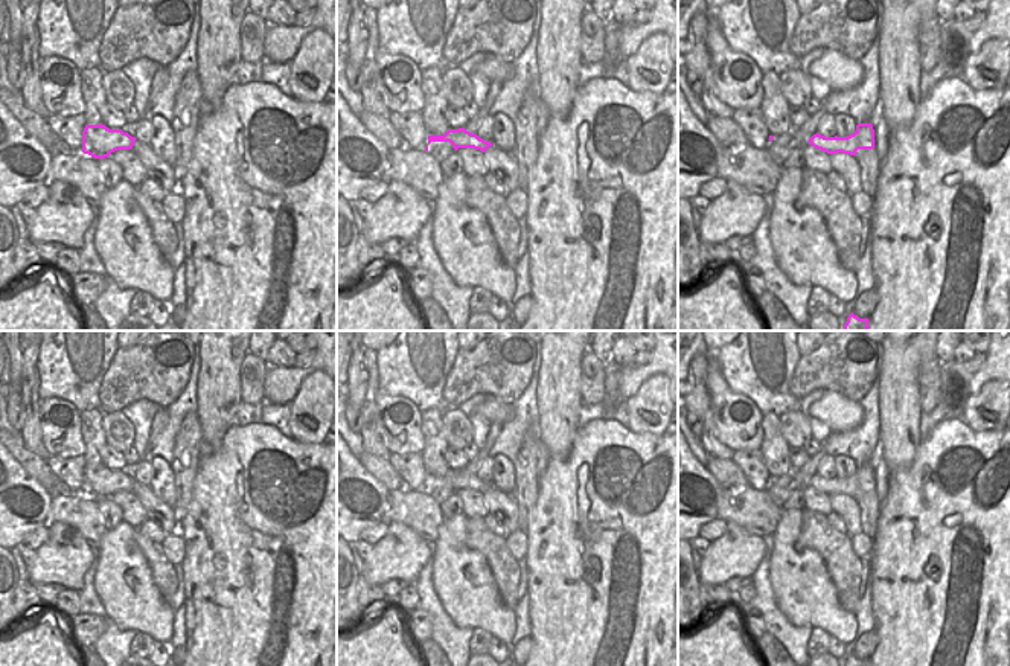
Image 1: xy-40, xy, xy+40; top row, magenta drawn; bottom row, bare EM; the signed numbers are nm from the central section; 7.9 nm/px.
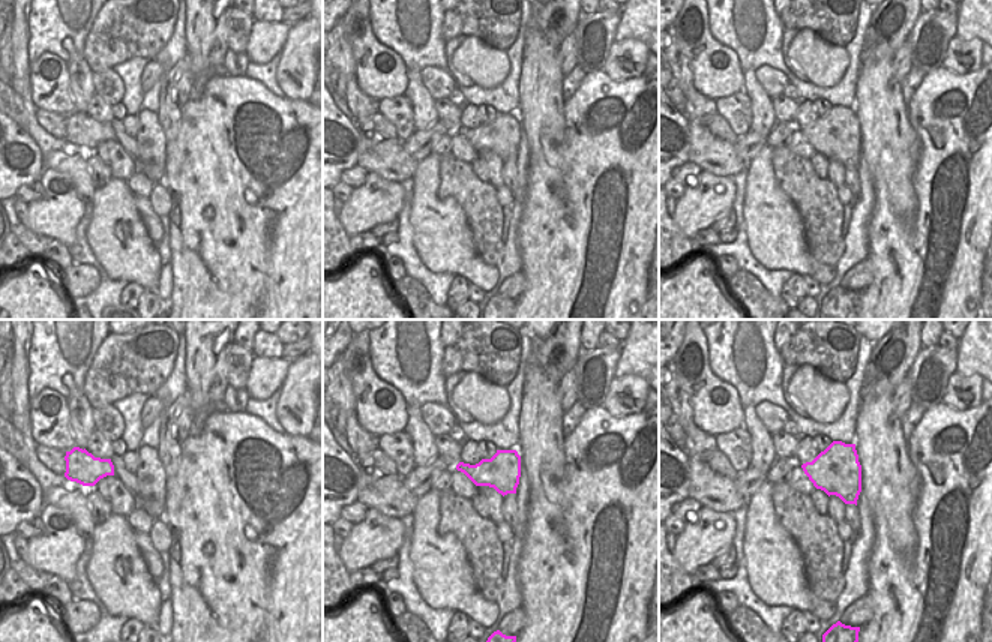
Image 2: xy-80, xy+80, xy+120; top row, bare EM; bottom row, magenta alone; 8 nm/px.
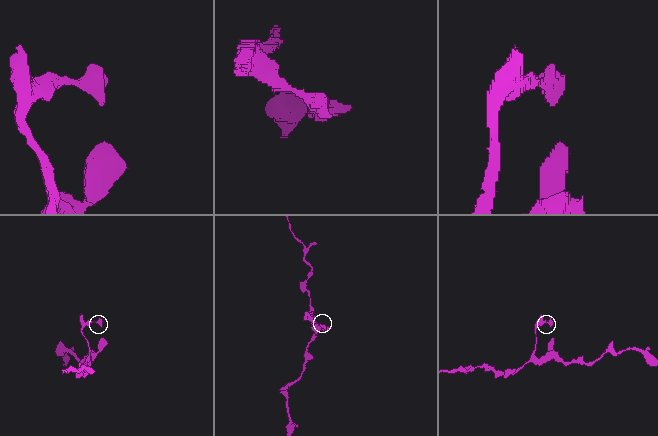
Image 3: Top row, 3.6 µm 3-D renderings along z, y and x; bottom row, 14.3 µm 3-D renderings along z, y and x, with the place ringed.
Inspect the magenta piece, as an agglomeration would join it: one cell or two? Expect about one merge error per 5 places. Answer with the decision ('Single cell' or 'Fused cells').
Single cell.

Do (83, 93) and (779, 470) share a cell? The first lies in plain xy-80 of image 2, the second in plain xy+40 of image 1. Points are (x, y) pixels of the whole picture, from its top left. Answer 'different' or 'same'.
same

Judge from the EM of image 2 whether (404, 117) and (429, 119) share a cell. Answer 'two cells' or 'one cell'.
two cells

